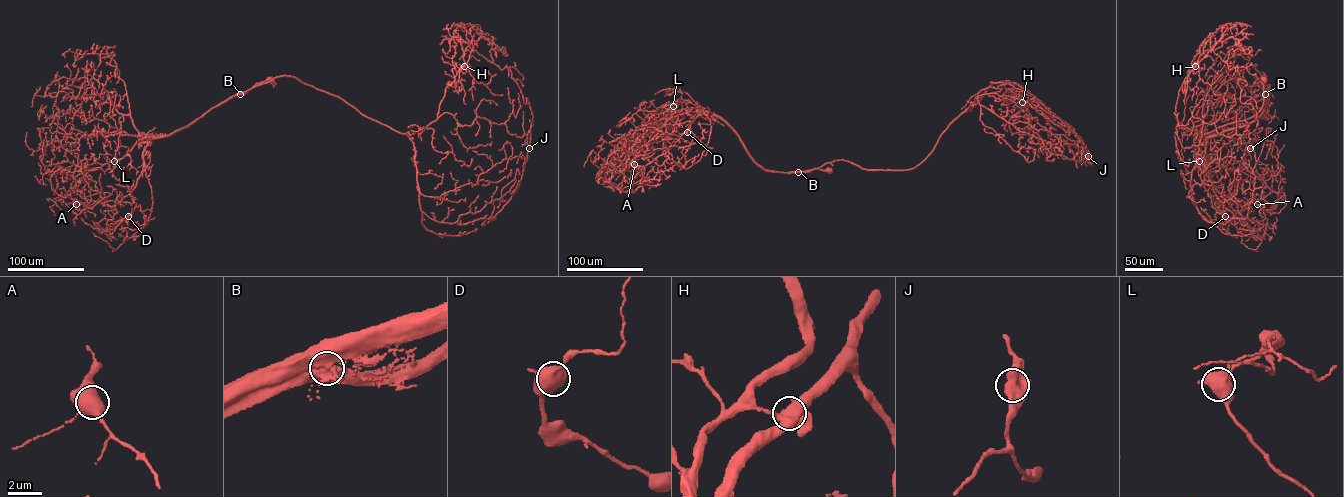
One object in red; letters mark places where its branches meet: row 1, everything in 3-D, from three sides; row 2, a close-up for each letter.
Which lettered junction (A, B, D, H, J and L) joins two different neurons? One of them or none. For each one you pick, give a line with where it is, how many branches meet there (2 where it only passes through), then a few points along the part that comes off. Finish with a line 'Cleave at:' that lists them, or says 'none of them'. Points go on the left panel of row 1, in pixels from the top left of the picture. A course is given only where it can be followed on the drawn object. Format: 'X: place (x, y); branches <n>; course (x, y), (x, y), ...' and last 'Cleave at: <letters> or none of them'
H: place (464, 66); branches 5; course (464, 66), (465, 49), (480, 37), (492, 49), (508, 54)
Cleave at: H

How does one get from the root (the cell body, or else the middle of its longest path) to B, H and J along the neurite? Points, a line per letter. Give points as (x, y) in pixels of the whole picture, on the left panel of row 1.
B: (270, 80), (240, 94)
H: (270, 80), (259, 83), (294, 77), (338, 96), (367, 117), (412, 135), (437, 119), (445, 89), (464, 66)
J: (270, 80), (259, 83), (294, 77), (405, 133), (420, 209), (439, 222), (494, 217), (516, 190), (529, 148)

